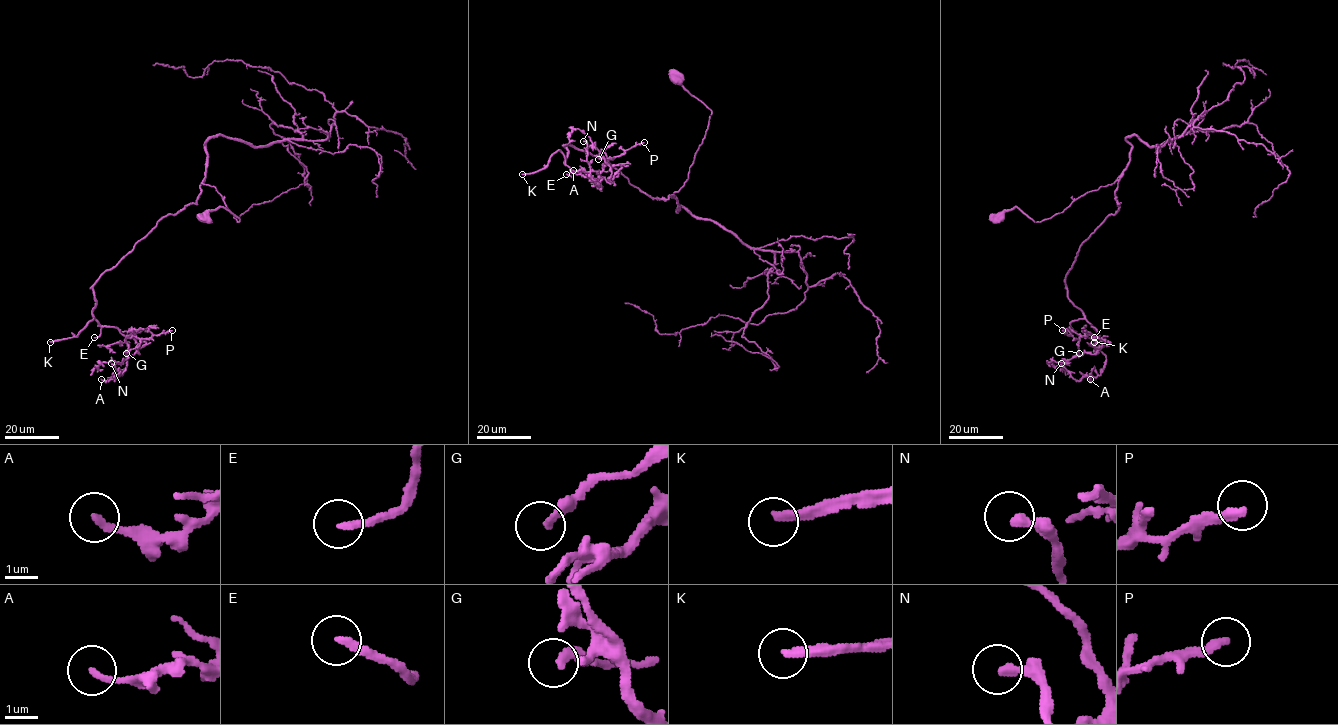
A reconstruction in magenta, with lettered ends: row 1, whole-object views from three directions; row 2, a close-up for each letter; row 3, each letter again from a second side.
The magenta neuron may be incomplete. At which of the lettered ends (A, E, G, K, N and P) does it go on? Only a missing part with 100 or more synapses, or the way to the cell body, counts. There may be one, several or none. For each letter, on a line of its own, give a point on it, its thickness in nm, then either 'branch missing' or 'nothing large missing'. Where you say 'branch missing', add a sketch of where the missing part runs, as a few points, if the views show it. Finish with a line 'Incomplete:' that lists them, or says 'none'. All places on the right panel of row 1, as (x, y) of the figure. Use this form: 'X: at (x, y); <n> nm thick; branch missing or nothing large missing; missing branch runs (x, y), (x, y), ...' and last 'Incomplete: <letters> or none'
A: at (1090, 379); 200 nm thick; nothing large missing
E: at (1094, 337); 200 nm thick; branch missing; missing branch runs (1094, 337), (1081, 342), (1065, 336), (1063, 342), (1060, 330)
G: at (1079, 353); 260 nm thick; nothing large missing
K: at (1094, 342); 280 nm thick; branch missing; missing branch runs (1094, 342), (1090, 335), (1101, 348), (1097, 356), (1091, 359), (1091, 365), (1086, 370), (1068, 373), (1076, 388)
N: at (1061, 363); 280 nm thick; nothing large missing
P: at (1062, 330); 280 nm thick; nothing large missing
Incomplete: E, K

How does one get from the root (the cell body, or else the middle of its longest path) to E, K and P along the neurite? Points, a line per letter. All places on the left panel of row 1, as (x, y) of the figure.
E: (205, 217), (224, 207), (239, 221), (205, 178), (196, 203), (162, 217), (93, 285), (94, 337)
K: (205, 217), (224, 207), (239, 221), (205, 178), (196, 203), (162, 217), (100, 276), (93, 319), (50, 342)
P: (205, 217), (224, 207), (239, 221), (205, 178), (196, 203), (93, 287), (101, 325), (172, 330)

